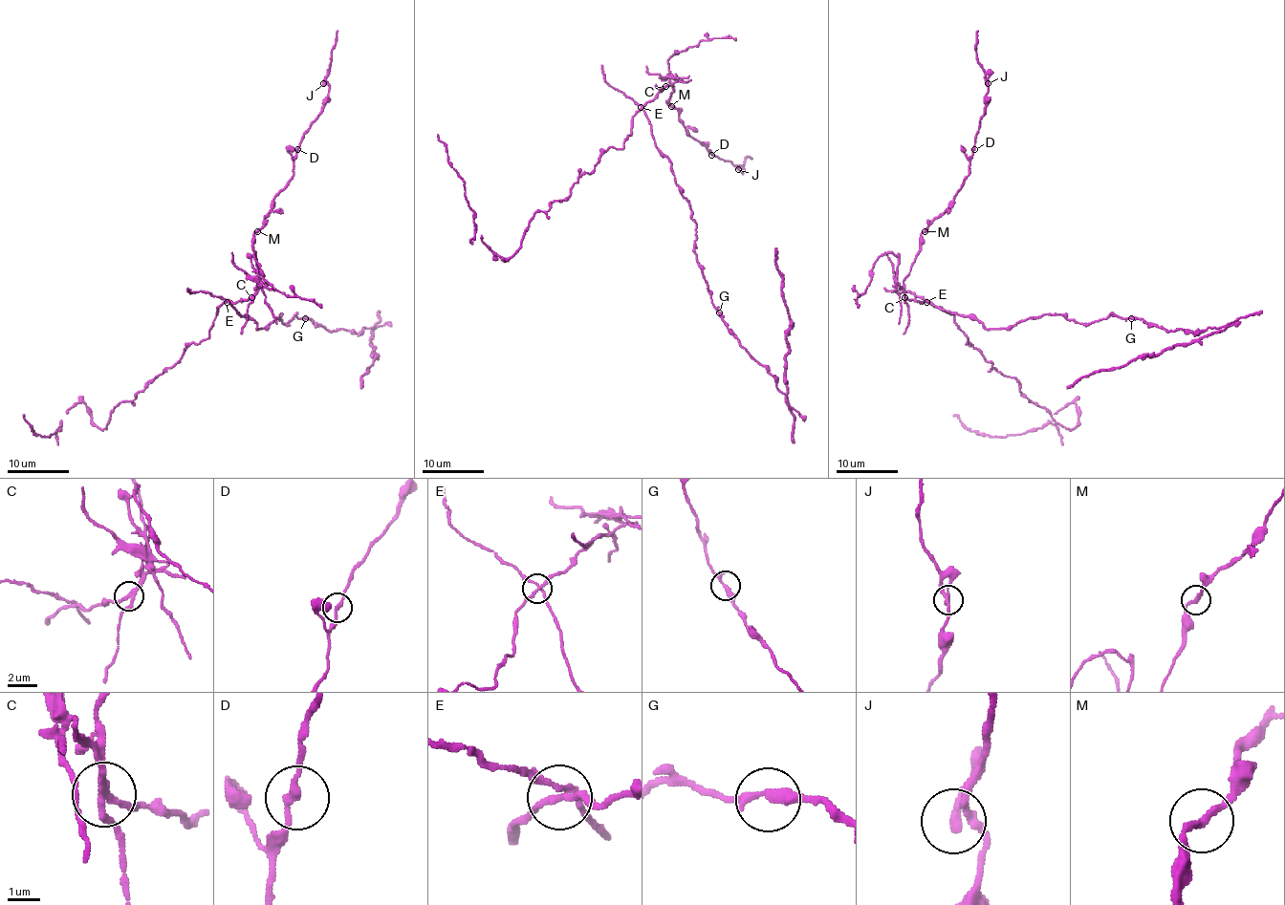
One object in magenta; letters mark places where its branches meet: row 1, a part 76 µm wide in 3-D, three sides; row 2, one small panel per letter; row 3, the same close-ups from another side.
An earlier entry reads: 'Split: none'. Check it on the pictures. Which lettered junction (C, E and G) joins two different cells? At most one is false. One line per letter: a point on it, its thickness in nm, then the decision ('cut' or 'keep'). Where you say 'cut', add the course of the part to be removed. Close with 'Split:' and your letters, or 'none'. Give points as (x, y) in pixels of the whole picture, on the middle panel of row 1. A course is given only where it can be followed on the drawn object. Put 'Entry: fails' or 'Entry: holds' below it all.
C: (665, 86) | 220 nm | cut | (665, 86), (675, 91), (666, 99), (678, 119), (711, 154), (744, 169), (746, 157), (751, 159)
E: (641, 107) | 190 nm | keep
G: (719, 312) | 240 nm | keep
Split: C
Entry: fails

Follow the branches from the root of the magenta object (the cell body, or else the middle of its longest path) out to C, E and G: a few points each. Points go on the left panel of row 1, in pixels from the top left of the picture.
C: (242, 315), (229, 300), (235, 303), (250, 297)
E: (242, 315), (227, 302)
G: (242, 315), (248, 315), (257, 328), (265, 328), (280, 314), (283, 323), (294, 315), (305, 318)

